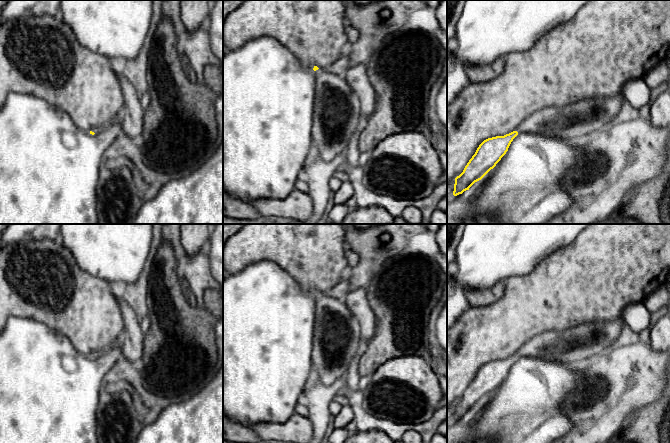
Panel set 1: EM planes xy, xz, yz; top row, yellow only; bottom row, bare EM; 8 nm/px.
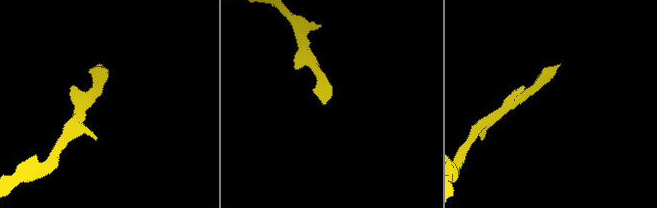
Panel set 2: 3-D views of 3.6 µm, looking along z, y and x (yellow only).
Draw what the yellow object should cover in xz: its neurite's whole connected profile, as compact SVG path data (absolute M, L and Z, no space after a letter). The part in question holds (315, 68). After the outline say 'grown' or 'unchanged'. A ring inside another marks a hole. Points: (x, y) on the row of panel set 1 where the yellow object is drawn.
M317 66L313 70L316 80L312 149L324 161L331 161L341 153L348 154L361 119L361 105L344 74L329 73Z; grown

